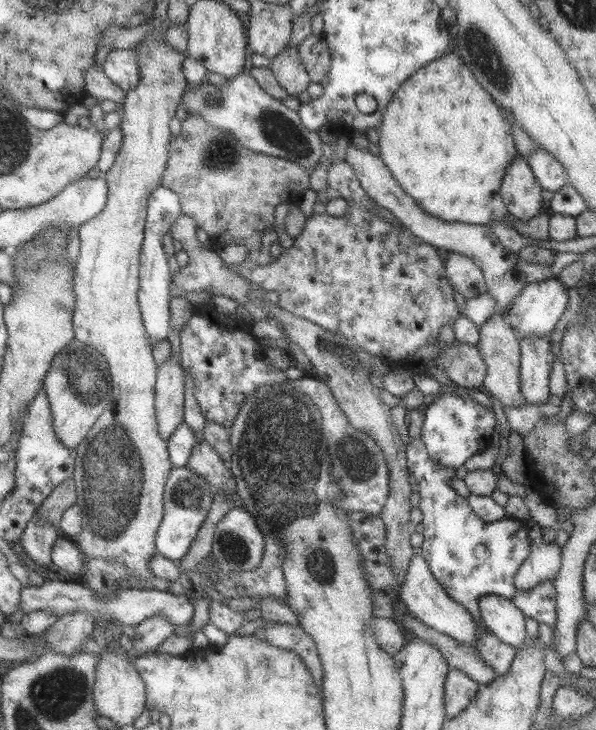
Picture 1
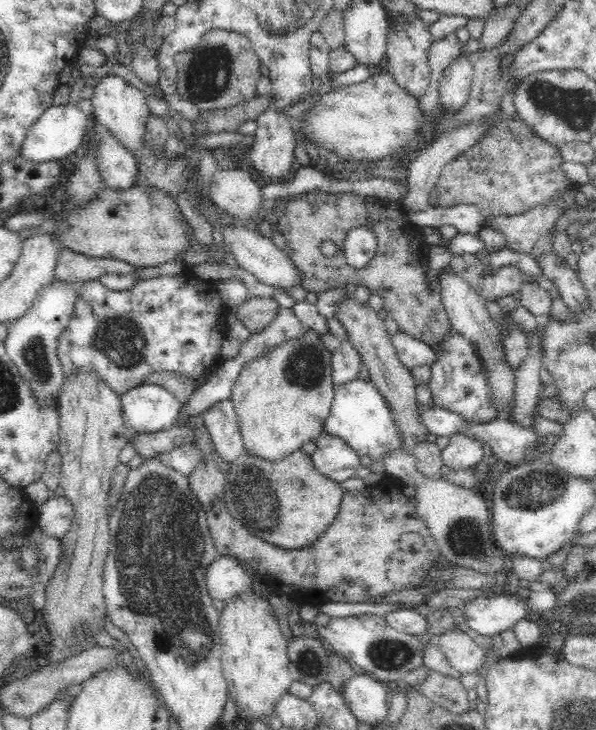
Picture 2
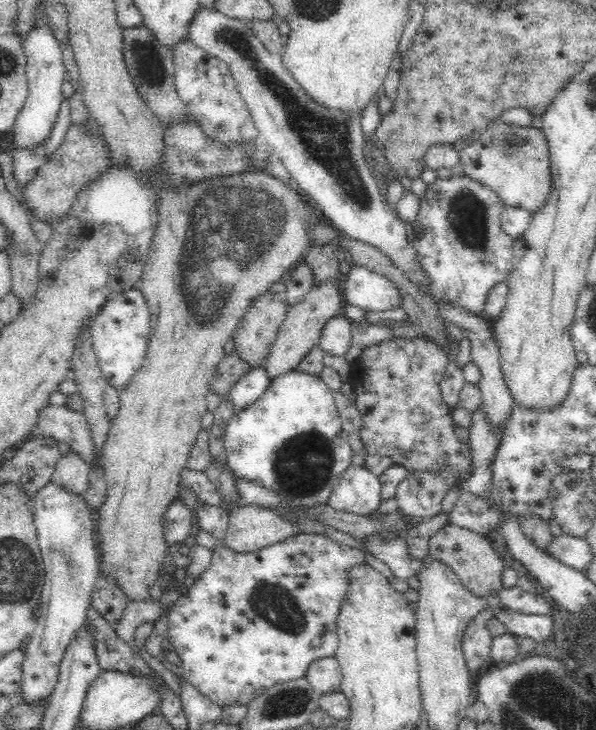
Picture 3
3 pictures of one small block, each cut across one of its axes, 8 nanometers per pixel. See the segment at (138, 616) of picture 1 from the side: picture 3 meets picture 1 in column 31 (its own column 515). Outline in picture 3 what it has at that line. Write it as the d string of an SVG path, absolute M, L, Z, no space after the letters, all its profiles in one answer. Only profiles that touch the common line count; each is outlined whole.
M514 585L513 587L504 587L498 595L506 609L520 614L552 616L552 604L540 594L530 594Z

